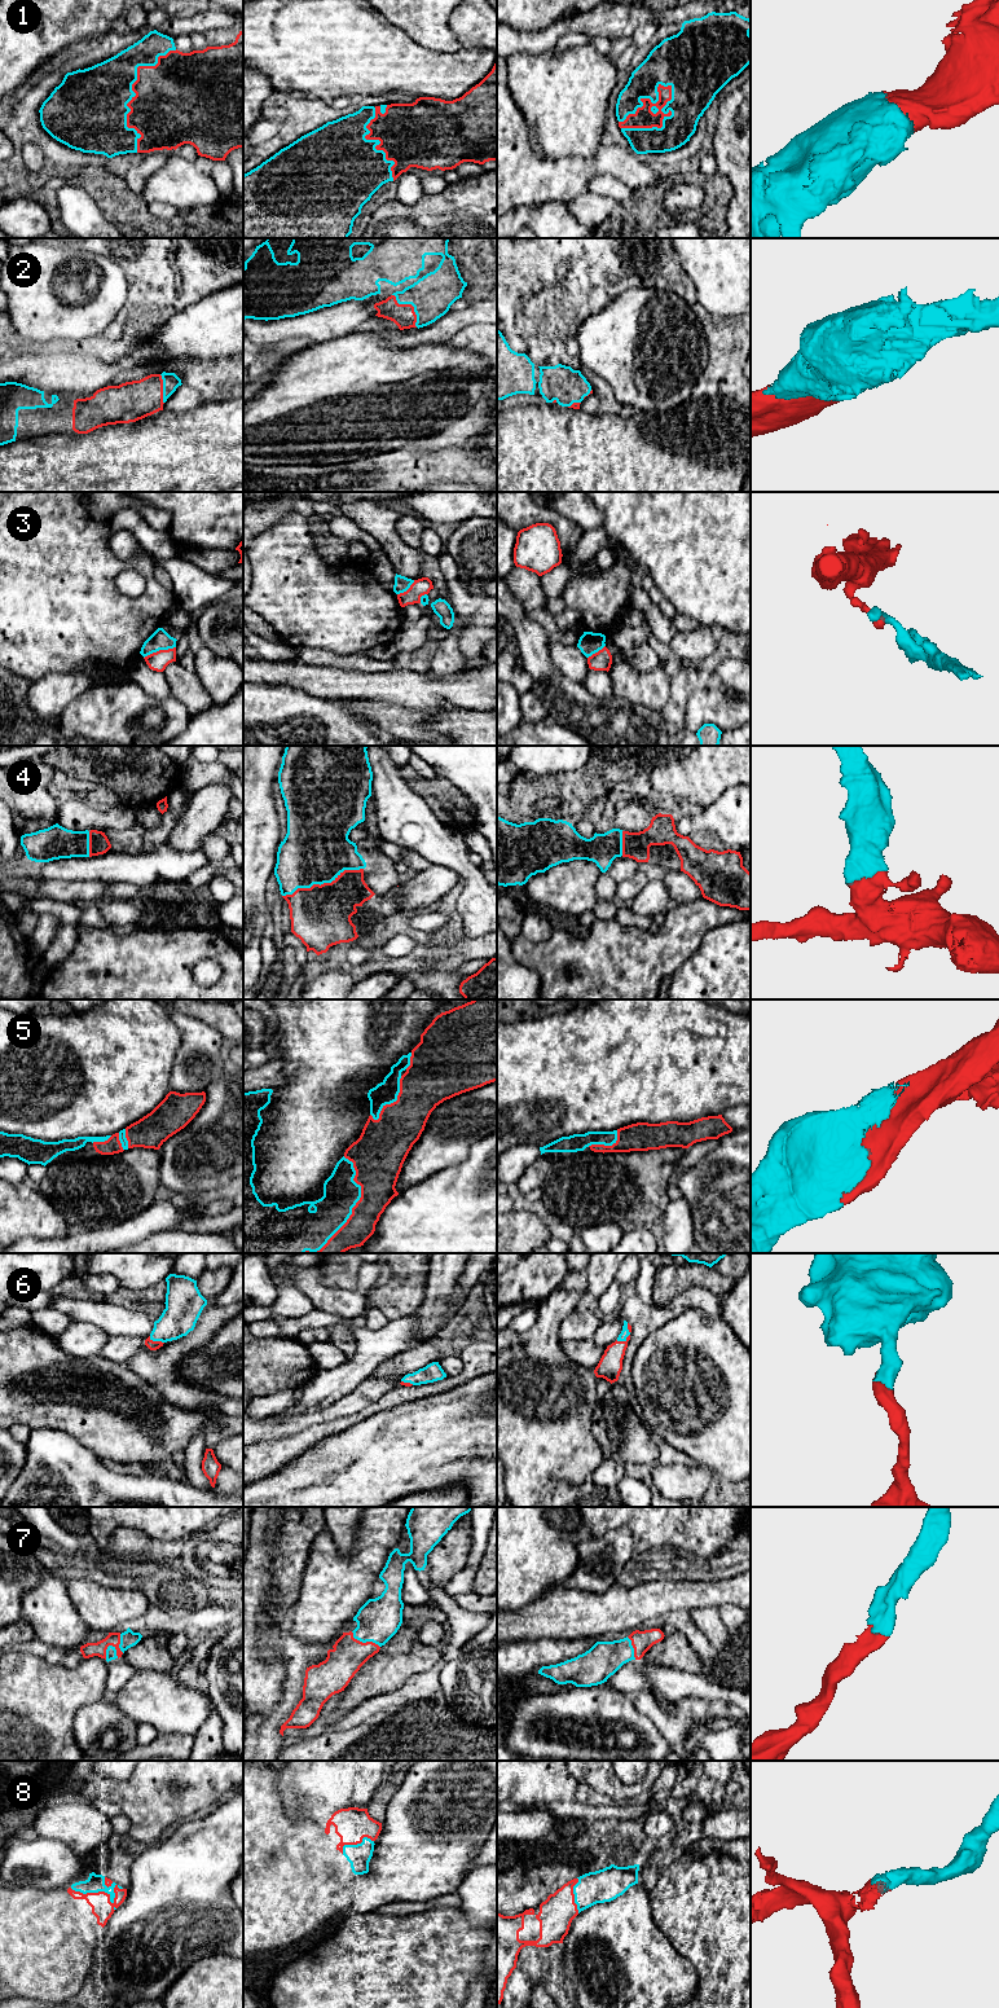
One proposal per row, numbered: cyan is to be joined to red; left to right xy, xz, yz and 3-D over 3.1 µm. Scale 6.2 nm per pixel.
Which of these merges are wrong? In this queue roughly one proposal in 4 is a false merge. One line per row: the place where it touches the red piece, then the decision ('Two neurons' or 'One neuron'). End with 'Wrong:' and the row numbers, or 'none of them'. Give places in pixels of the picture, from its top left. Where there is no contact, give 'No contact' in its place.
1: Touches red at yz (661, 126). One neuron
2: Touches red at xz (412, 306). One neuron
3: Touches red at xy (159, 650). Two neurons
4: Touches red at xz (324, 883). One neuron
5: Touches red at xz (352, 1211). One neuron
6: Touches red at yz (629, 1335). One neuron
7: Touches red at xz (364, 1643). One neuron
8: Touches red at xy (104, 1892). One neuron
Wrong: 3

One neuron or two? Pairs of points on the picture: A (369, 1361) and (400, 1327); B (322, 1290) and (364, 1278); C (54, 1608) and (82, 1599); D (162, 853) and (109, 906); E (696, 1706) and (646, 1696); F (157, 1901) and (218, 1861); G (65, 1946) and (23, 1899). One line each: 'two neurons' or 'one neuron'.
A: one neuron
B: one neuron
C: two neurons
D: two neurons
E: one neuron
F: one neuron
G: one neuron

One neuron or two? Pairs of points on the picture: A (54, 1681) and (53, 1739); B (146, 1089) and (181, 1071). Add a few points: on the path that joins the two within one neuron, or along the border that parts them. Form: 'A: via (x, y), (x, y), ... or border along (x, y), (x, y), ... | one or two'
A: via (53, 1695), (53, 1725) | one
B: border along (177, 1048), (171, 1070), (170, 1090) | two

